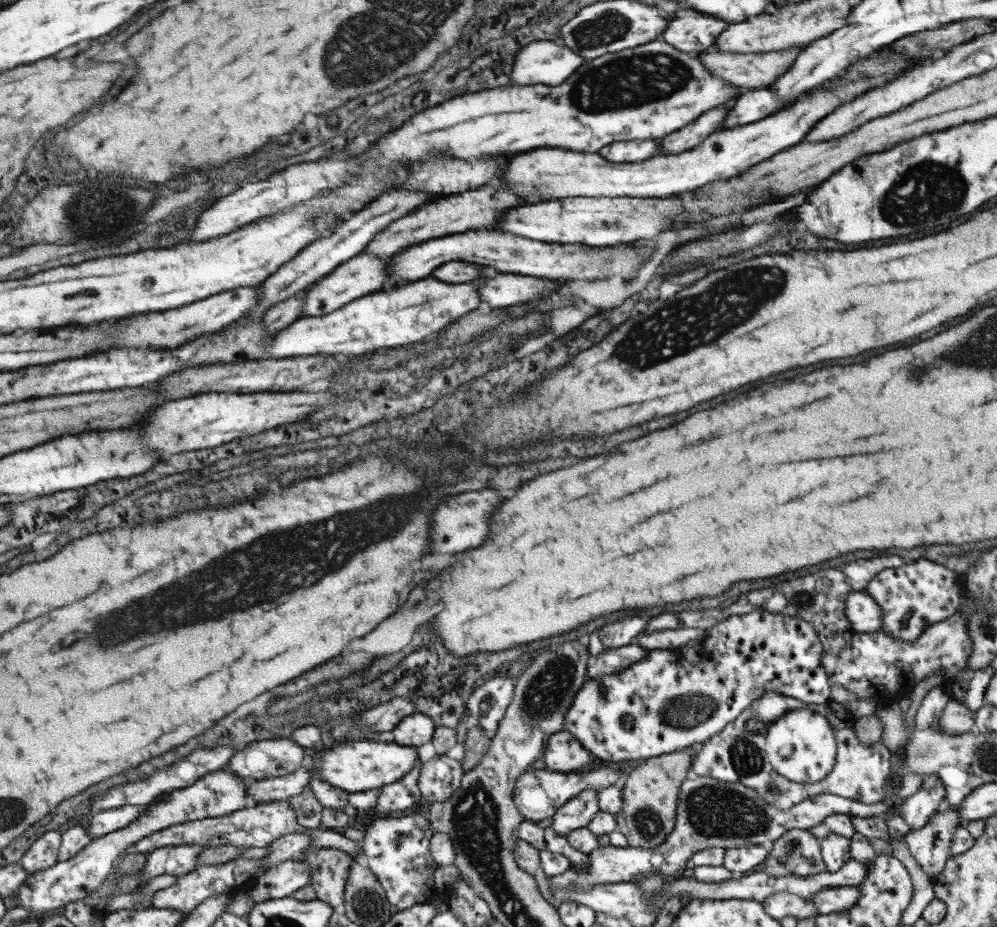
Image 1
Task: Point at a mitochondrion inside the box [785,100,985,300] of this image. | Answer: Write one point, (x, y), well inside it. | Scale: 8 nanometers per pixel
(928, 188)

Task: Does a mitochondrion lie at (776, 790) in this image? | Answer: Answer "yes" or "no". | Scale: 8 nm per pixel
yes

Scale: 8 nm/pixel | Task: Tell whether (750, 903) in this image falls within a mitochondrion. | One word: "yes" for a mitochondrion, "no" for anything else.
no

